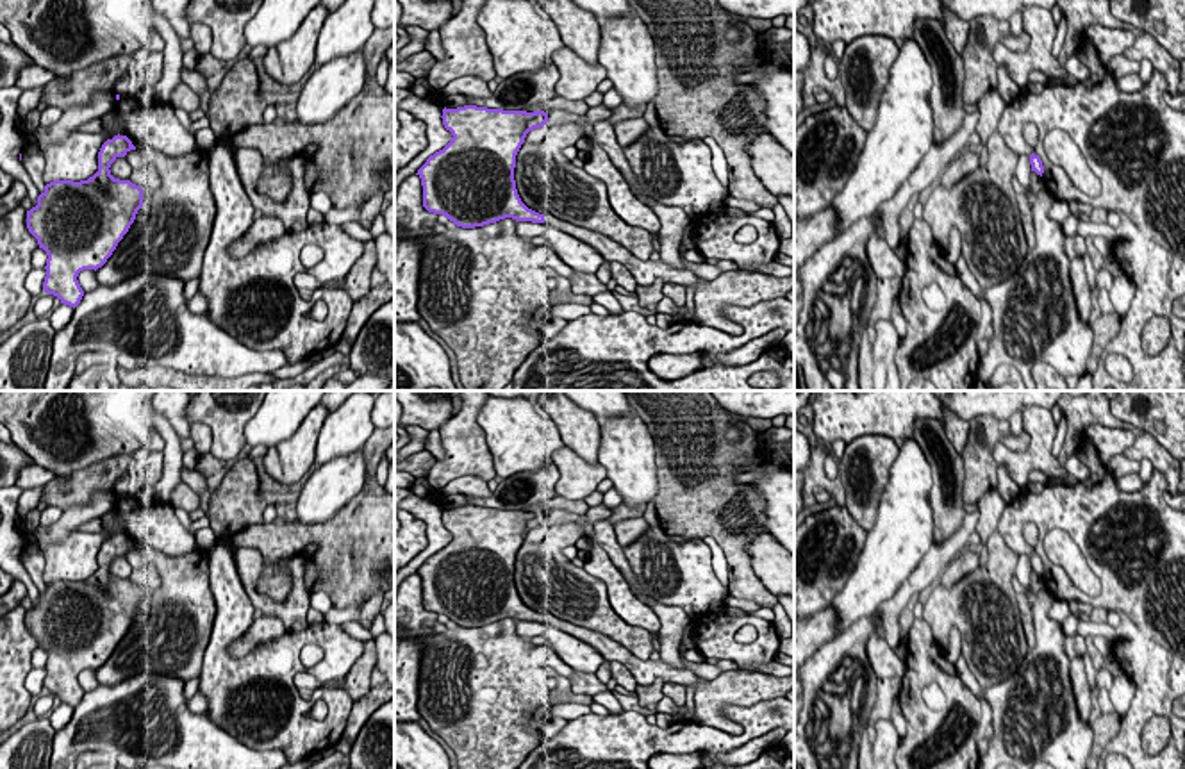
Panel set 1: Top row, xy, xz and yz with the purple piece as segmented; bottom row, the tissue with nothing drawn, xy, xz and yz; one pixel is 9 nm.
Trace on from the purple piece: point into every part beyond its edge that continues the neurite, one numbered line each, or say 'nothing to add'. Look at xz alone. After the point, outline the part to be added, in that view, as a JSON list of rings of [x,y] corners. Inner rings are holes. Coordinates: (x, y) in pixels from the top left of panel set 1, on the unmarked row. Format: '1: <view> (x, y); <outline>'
1: xz (737, 687); [[[550,612],[543,614],[544,623],[551,630],[562,630],[564,633],[584,641],[600,651],[607,662],[621,662],[634,674],[637,685],[648,687],[655,680],[662,680],[664,683],[673,682],[684,687],[692,687],[696,710],[694,721],[698,724],[714,726],[732,735],[742,735],[744,728],[723,714],[725,707],[753,707],[760,701],[785,698],[785,694],[794,689],[794,674],[778,678],[741,669],[723,671],[712,680],[703,680],[698,678],[691,669],[673,667],[662,658],[637,658],[625,646],[600,632],[562,621]]]

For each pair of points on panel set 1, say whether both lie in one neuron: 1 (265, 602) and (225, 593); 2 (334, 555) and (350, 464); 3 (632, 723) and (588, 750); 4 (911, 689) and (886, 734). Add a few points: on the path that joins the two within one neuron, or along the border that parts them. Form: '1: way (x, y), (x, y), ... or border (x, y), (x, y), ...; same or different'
1: border (232, 559), (241, 586), (256, 609); different
2: border (366, 470), (363, 487), (332, 516), (306, 525); different
3: way (621, 734), (607, 748), (598, 748); same
4: border (902, 737), (894, 750); different

